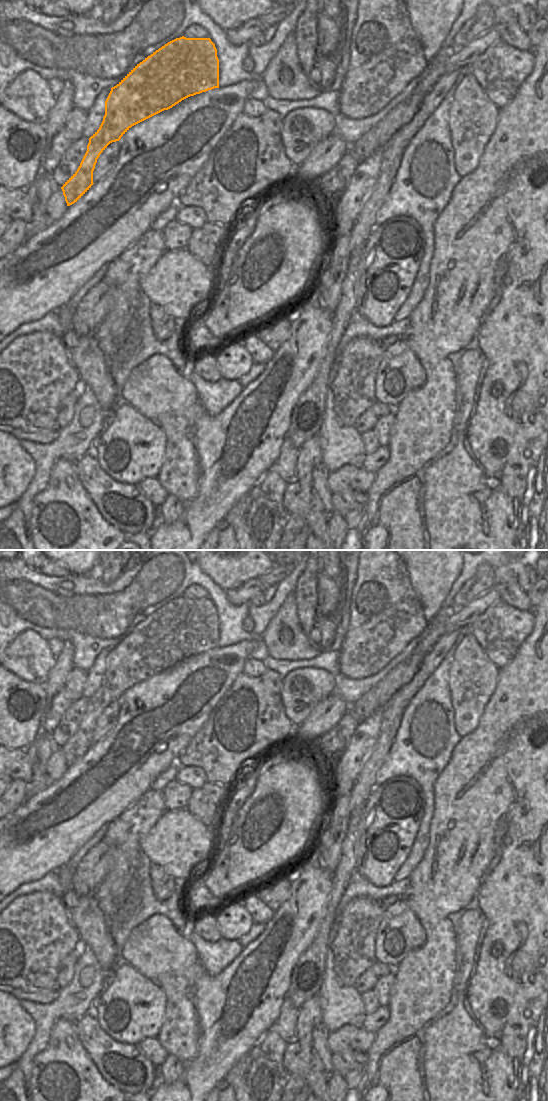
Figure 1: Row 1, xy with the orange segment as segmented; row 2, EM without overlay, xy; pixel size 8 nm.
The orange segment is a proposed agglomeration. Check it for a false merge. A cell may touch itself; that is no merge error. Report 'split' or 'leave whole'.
split

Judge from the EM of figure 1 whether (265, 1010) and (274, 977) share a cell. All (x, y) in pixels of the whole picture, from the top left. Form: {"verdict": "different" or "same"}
{"verdict": "same"}

